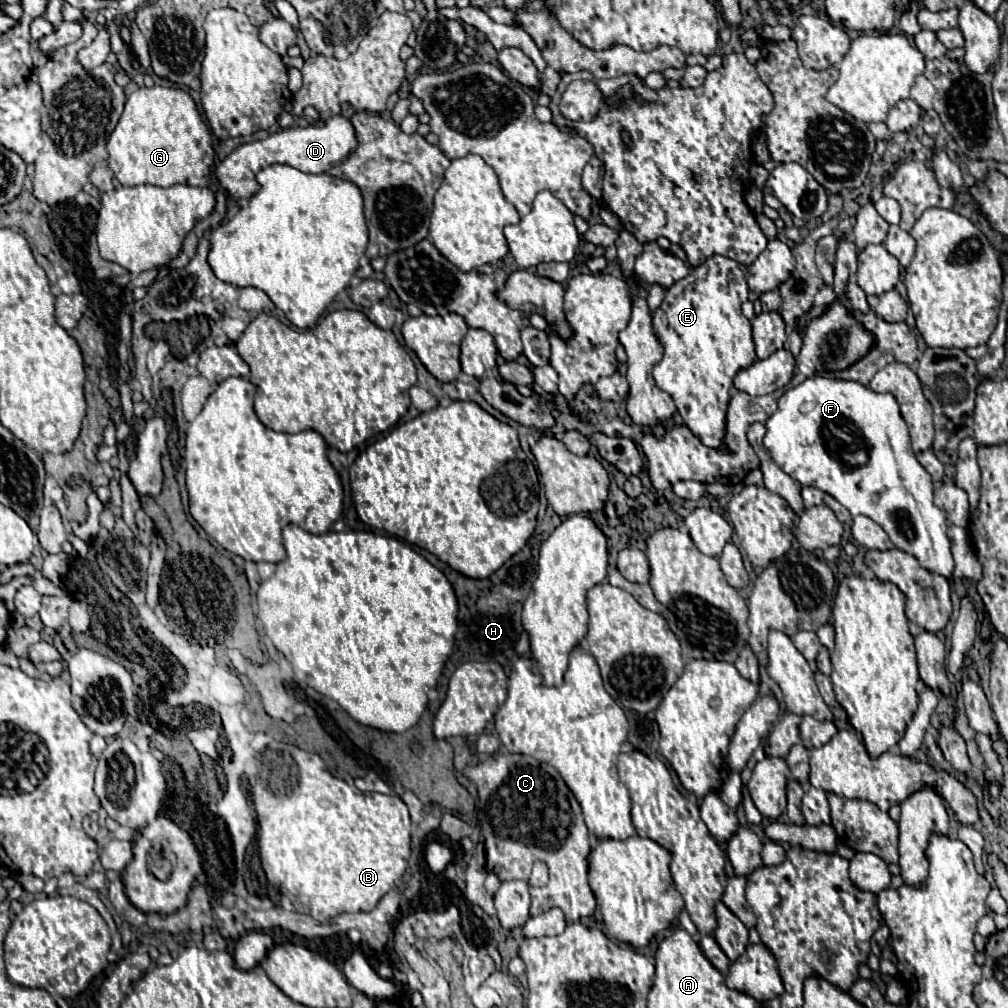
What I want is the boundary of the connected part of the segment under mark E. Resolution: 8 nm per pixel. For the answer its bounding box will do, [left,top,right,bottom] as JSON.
[652,255,756,449]

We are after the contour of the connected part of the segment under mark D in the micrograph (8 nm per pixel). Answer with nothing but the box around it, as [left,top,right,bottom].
[216,115,358,199]

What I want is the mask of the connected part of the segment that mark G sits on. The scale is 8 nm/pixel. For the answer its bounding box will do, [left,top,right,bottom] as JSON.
[108,87,214,187]

